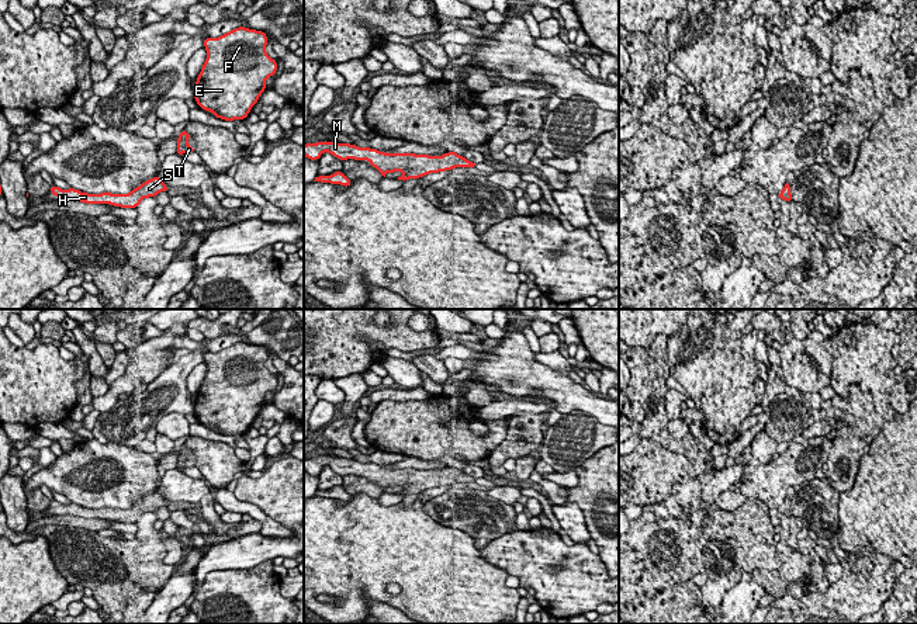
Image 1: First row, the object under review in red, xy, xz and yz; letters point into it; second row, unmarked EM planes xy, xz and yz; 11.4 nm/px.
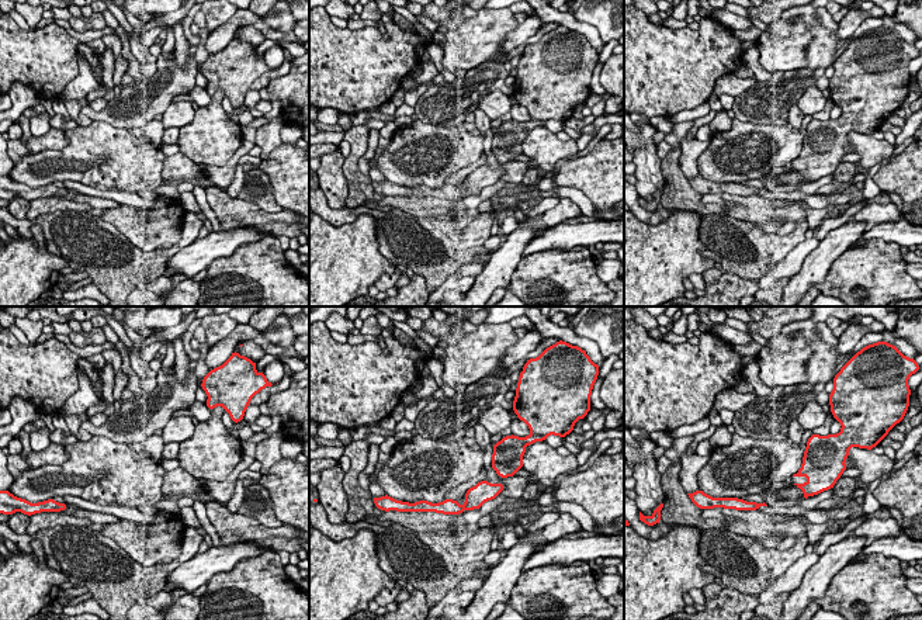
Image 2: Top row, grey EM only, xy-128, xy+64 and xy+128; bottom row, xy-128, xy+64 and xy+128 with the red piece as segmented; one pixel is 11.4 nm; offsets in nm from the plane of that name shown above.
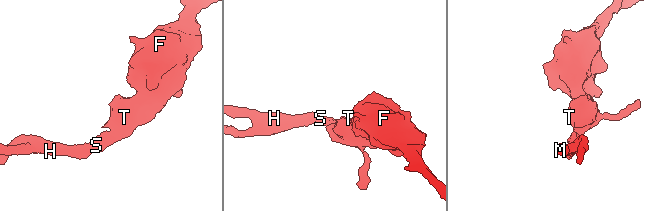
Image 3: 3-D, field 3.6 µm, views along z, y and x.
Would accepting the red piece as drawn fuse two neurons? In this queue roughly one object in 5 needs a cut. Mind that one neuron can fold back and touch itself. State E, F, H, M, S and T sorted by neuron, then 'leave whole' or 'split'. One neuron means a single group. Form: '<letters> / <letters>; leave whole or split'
E F H M S T; leave whole

